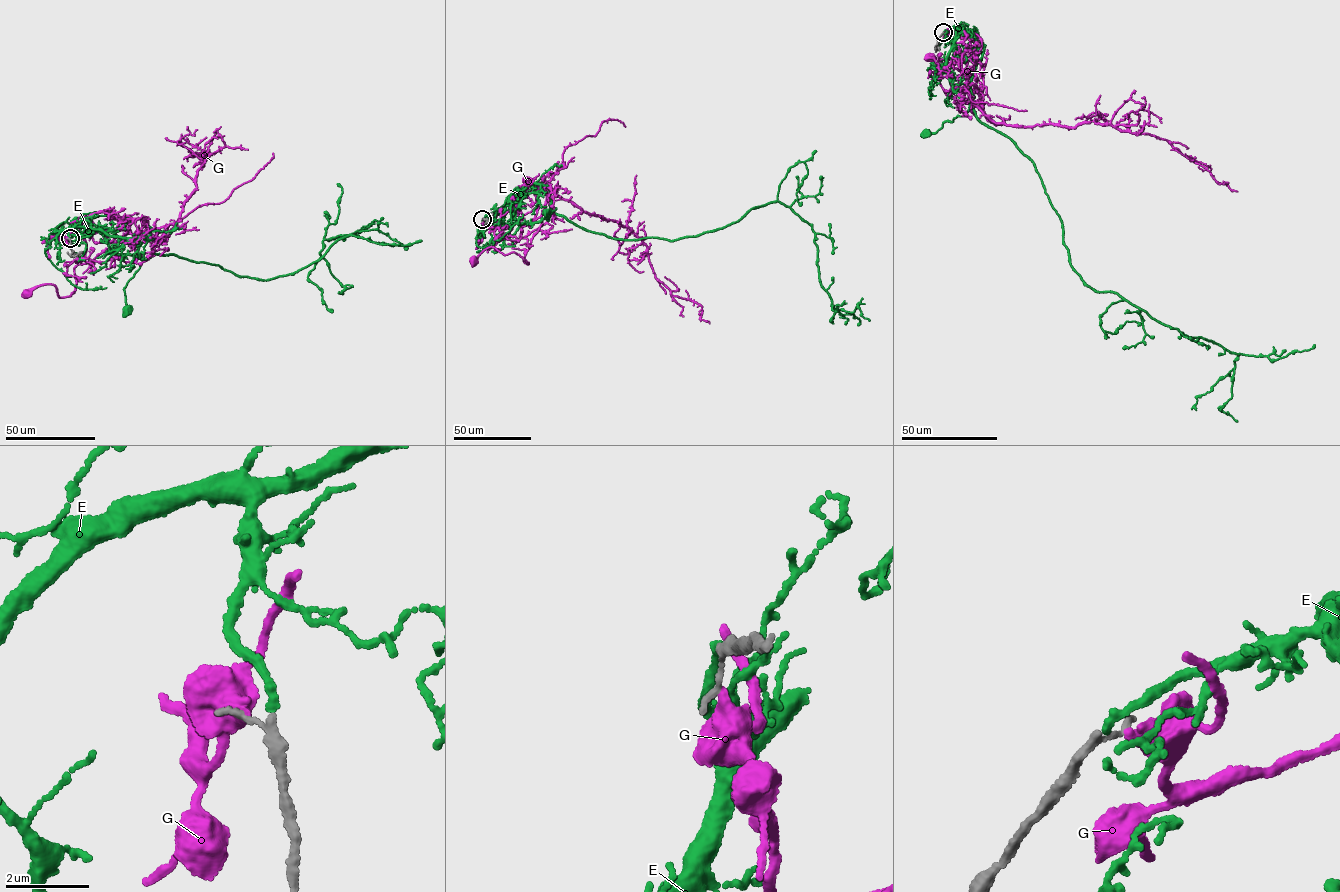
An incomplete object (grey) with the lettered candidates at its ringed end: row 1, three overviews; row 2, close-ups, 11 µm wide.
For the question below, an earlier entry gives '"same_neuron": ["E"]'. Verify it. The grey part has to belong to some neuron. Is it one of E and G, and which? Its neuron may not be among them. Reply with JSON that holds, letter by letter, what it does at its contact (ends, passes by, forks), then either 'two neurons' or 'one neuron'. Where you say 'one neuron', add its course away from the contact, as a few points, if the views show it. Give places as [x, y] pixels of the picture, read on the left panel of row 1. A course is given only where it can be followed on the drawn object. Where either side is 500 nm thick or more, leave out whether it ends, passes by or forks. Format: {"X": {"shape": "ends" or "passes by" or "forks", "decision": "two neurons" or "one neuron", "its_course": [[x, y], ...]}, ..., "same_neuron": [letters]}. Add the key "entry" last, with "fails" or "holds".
{"E": {"shape": "ends", "decision": "one neuron", "its_course": [[69, 238], [69, 229], [78, 226], [153, 238], [139, 247], [143, 260], [124, 290], [127, 311]]}, "G": {"shape": "ends", "decision": "two neurons"}, "same_neuron": ["E"], "entry": "holds"}

